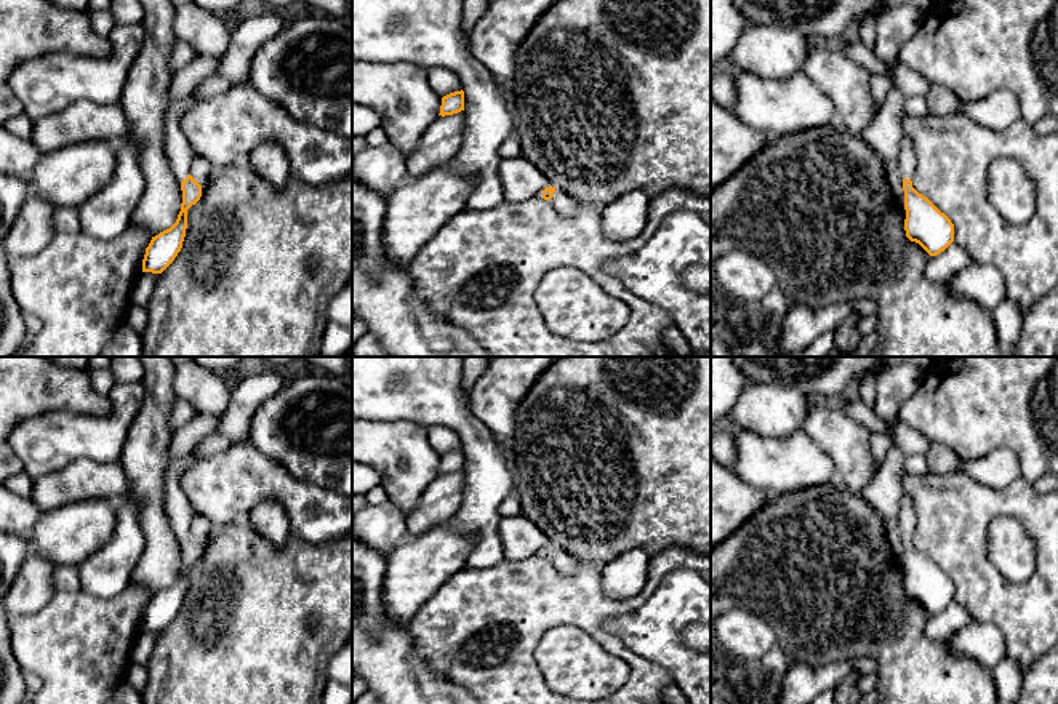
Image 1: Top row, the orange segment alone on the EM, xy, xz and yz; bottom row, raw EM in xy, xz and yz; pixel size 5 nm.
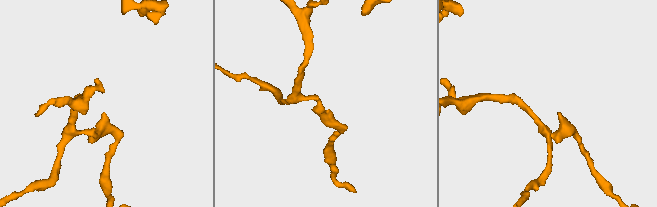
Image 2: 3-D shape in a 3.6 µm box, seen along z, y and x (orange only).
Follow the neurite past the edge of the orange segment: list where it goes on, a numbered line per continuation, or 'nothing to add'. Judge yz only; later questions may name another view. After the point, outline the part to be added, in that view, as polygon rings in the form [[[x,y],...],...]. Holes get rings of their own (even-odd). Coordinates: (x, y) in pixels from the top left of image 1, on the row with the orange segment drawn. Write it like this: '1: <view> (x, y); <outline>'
1: yz (908, 164); [[[903,134],[900,142],[900,173],[903,179],[912,179],[917,170],[917,158],[914,154],[912,141],[909,136]]]

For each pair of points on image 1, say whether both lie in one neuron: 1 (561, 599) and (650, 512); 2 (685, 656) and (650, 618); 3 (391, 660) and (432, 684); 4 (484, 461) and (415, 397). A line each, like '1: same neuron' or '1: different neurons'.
1: different neurons
2: same neuron
3: same neuron
4: same neuron

